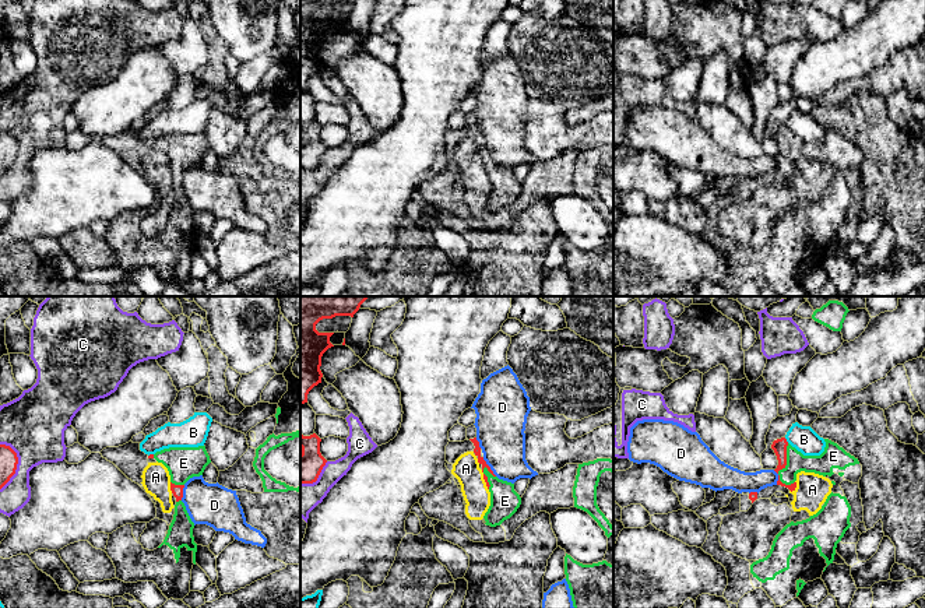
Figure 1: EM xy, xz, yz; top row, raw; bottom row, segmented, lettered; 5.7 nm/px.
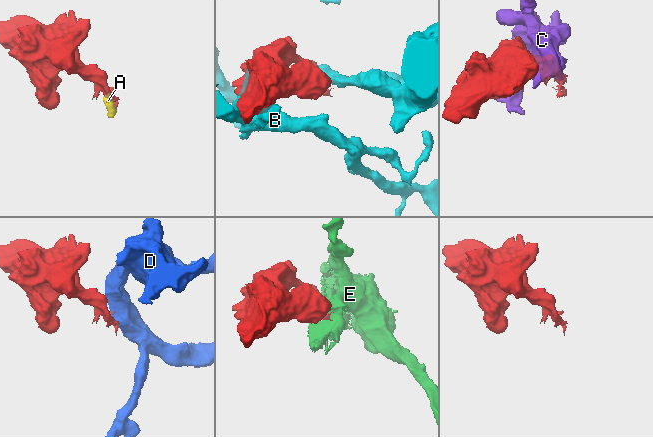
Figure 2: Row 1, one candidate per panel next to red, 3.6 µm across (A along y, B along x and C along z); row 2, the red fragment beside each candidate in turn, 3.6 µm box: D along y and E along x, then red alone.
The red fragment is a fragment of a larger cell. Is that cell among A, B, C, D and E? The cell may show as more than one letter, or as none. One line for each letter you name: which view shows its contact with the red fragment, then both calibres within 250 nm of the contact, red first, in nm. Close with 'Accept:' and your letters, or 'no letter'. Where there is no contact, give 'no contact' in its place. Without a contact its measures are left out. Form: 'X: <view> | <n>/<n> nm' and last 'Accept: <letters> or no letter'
E: yz | 80/120 nm
Accept: E

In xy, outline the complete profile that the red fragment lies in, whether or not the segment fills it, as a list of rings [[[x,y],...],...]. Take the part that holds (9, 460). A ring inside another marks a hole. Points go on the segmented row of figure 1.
[[[0,444],[0,489],[15,474],[17,464],[17,453],[10,446]]]

